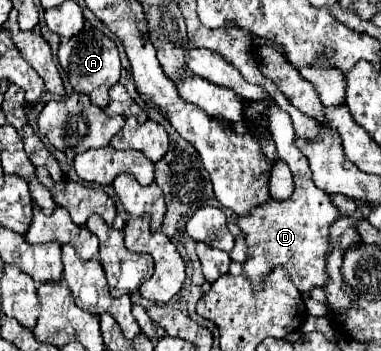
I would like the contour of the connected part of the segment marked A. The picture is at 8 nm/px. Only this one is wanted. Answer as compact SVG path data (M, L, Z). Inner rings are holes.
M86 26L80 34L76 34L74 38L68 38L60 44L58 50L58 60L62 70L68 74L68 80L74 88L74 92L78 94L86 94L90 96L92 104L106 108L110 98L108 98L108 90L118 82L120 78L120 56L118 56L118 48L116 44L104 36L102 32Z

